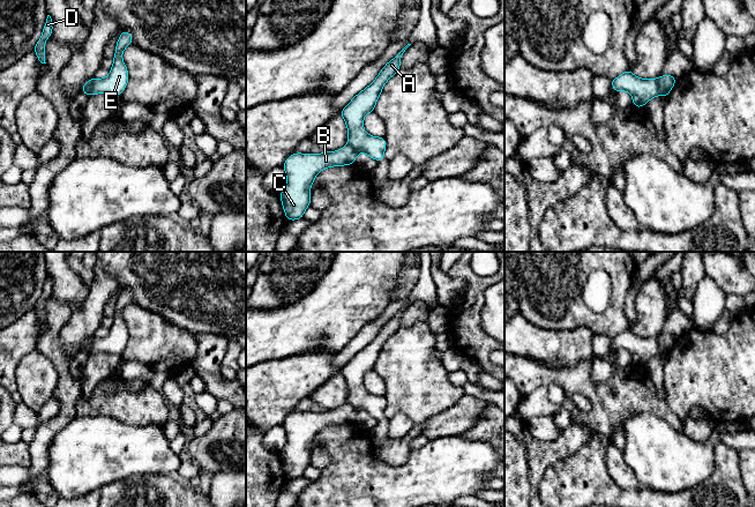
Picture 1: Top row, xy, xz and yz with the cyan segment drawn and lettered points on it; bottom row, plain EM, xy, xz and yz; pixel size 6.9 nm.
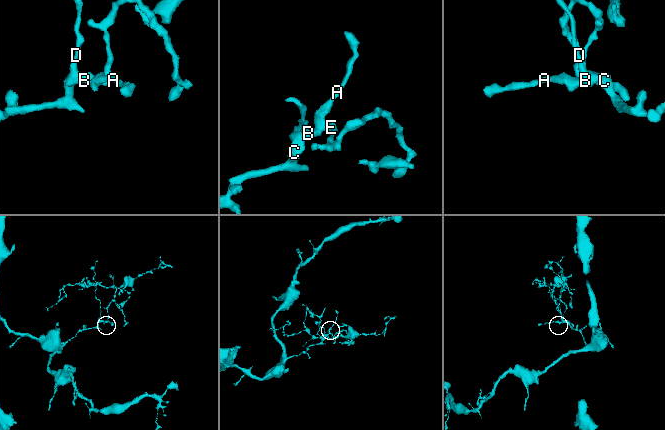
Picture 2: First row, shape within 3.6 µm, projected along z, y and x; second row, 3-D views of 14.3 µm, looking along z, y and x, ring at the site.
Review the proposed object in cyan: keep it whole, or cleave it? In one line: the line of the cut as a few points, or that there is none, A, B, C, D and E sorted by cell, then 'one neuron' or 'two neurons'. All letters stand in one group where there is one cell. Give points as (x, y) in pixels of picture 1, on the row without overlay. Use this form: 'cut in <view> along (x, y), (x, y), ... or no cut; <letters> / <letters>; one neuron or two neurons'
cut in xy along (92, 337), (87, 353); A E / B C D; two neurons

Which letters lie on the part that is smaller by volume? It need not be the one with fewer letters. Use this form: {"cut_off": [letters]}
{"cut_off": ["A", "E"]}

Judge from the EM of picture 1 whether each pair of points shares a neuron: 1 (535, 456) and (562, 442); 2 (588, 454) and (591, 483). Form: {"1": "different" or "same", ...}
{"1": "same", "2": "same"}

